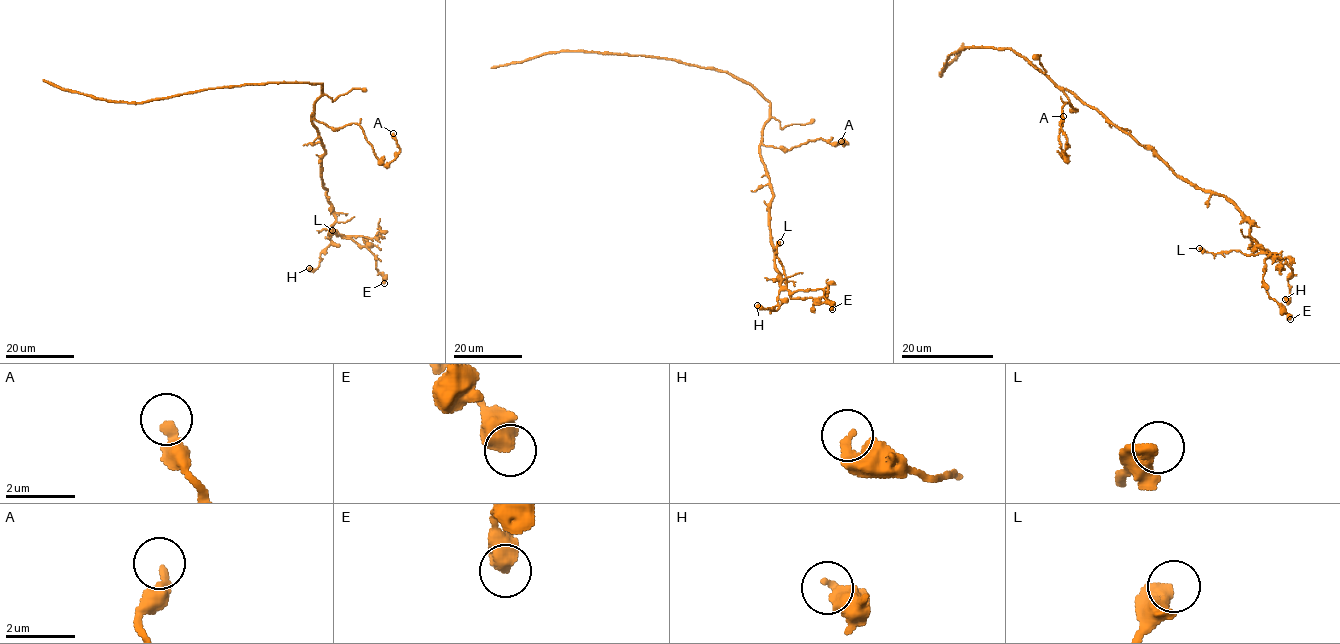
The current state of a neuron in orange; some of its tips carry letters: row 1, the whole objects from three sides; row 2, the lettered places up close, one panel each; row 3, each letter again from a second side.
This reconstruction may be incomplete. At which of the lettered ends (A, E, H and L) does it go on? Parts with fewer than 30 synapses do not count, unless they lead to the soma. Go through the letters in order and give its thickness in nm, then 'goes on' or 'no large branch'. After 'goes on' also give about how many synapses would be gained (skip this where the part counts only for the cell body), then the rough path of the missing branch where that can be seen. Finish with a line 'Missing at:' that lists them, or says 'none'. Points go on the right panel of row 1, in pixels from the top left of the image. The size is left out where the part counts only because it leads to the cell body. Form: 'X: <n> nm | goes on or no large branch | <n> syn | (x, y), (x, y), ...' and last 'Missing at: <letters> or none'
A: 320 nm | no large branch
E: 650 nm | no large branch
H: 360 nm | no large branch
L: 480 nm | no large branch
Missing at: none

